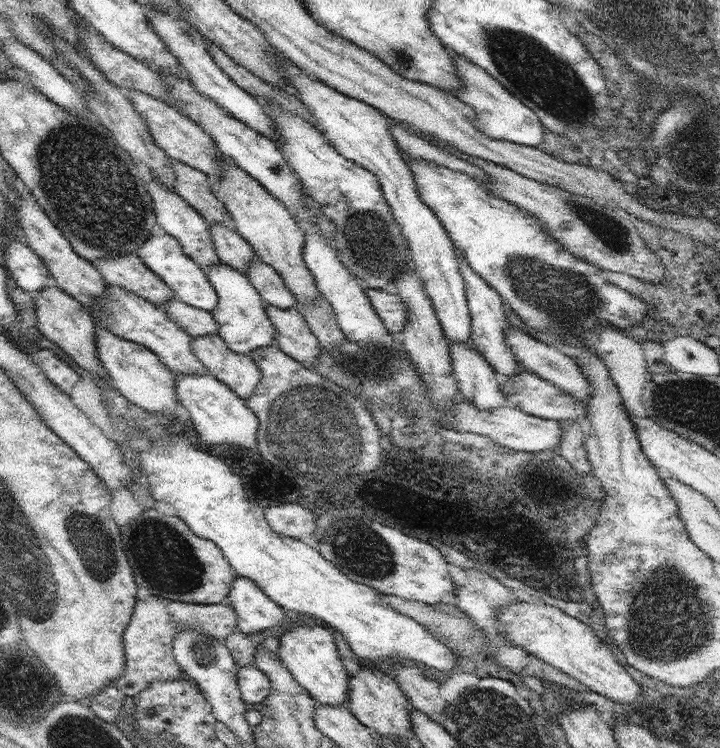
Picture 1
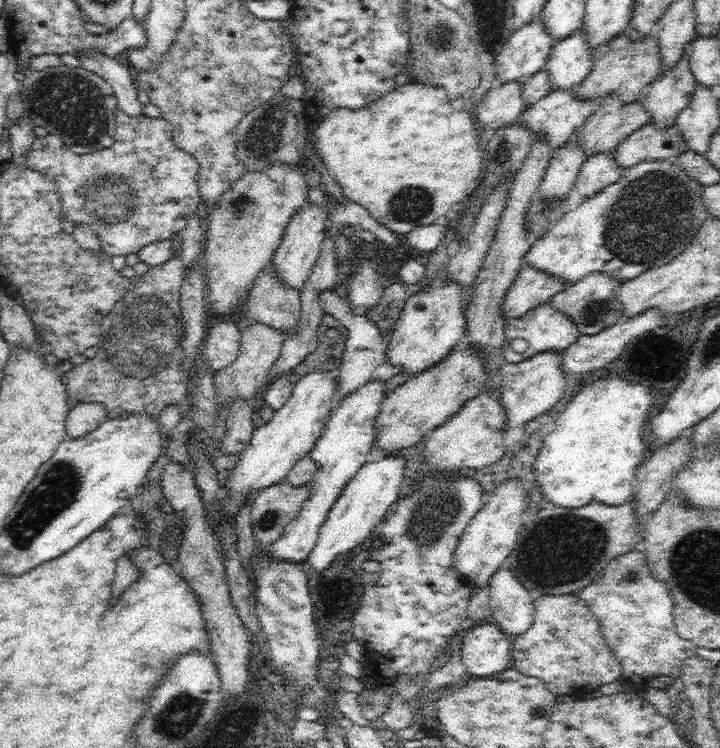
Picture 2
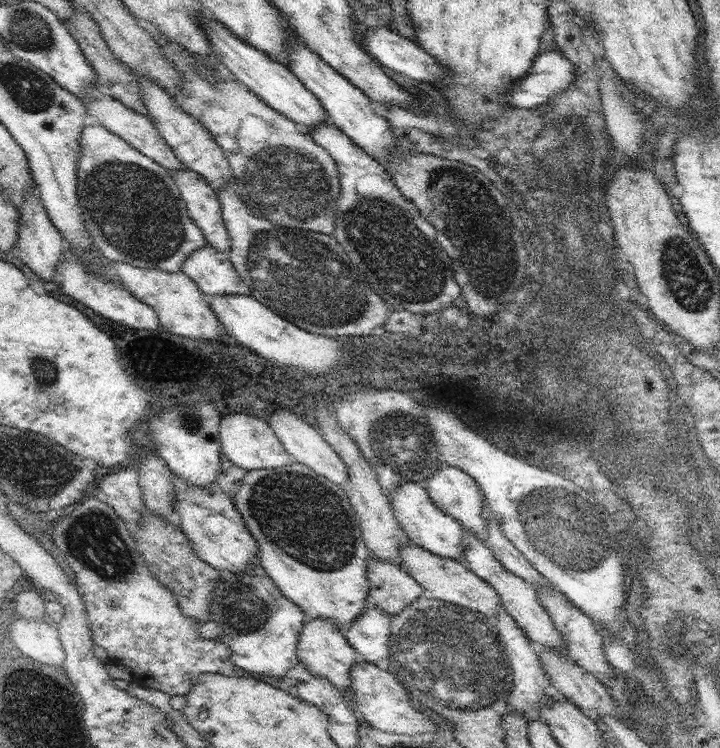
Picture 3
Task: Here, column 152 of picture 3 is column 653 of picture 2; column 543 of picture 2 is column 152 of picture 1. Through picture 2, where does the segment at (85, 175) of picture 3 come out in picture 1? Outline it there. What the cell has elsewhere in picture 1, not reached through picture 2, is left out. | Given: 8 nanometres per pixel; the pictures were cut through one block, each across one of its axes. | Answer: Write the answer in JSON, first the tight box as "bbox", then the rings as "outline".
{"bbox":[137,233,218,311],"outline":[[[168,233],[156,234],[140,247],[137,256],[172,289],[174,297],[199,309],[212,311],[216,308],[218,295],[208,280],[207,273],[184,254],[180,242],[174,236]]]}

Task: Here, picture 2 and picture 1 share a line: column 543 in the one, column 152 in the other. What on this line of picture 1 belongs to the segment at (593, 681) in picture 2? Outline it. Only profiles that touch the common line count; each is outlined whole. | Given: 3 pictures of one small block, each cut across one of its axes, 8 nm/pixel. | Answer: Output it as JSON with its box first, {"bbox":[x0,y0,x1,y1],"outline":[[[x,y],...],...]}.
{"bbox":[112,595,237,697],"outline":[[[150,595],[135,605],[131,622],[123,635],[126,669],[124,675],[118,676],[112,684],[126,696],[135,697],[154,680],[178,680],[183,671],[172,655],[176,634],[192,628],[224,643],[235,632],[236,627],[237,615],[228,599],[216,605],[192,605]]]}

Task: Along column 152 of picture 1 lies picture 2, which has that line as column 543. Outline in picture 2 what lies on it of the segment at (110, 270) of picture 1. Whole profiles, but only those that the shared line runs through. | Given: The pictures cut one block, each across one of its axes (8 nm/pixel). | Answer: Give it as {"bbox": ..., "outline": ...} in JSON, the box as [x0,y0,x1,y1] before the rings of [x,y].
{"bbox":[503,264,568,322],"outline":[[[524,264],[510,285],[503,302],[505,322],[524,316],[538,304],[550,303],[551,298],[562,292],[566,286],[568,284],[561,278]]]}

